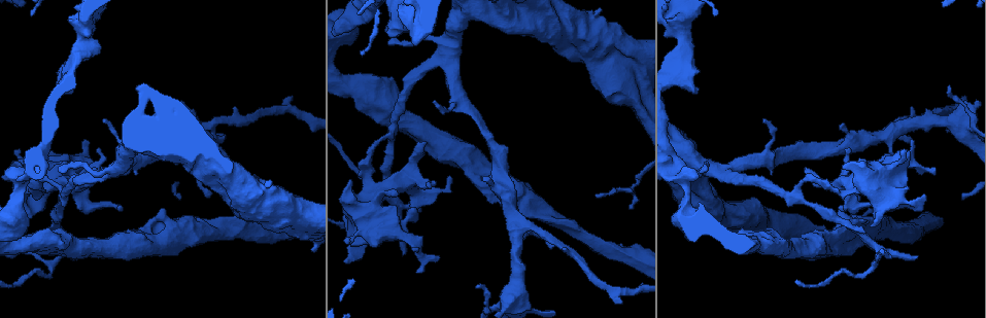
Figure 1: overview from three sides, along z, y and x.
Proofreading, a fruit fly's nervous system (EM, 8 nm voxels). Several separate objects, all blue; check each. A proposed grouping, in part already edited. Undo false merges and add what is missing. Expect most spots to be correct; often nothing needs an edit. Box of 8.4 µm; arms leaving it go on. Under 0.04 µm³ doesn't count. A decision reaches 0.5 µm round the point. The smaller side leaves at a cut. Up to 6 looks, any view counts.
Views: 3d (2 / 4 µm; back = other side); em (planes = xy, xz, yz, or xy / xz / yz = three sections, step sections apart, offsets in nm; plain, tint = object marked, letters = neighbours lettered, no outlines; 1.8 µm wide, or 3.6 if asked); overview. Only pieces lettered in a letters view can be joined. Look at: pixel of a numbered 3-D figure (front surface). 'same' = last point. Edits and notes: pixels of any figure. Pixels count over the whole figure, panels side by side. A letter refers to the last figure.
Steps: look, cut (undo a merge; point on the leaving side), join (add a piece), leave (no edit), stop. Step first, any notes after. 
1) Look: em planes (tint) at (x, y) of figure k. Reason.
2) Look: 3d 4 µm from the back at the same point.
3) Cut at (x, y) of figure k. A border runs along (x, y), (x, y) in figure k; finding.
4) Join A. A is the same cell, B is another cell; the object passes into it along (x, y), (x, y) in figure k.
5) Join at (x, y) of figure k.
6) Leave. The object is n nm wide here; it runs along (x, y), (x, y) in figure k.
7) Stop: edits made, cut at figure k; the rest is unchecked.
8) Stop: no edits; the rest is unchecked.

Look: em xy step 4 (tint) at (82, 45) of figure 1. Sudden change in width.

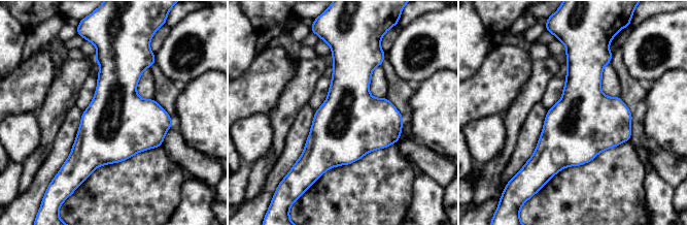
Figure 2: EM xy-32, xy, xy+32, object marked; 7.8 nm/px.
Look: em xy step 4 (letters) at the same point. What lies round it.

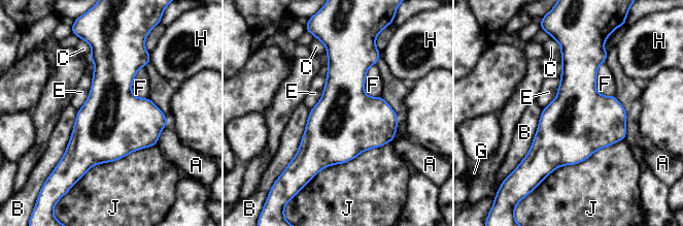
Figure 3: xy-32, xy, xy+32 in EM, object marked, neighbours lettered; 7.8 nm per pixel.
Leave. A, B, C, E, F, G, H and J are other cells; a border runs along (92, 75), (89, 96), (77, 110) in figure 3; one neuron here.

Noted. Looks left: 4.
Look: 3d 4 µm at (871, 226) of figure 1. Thick end.

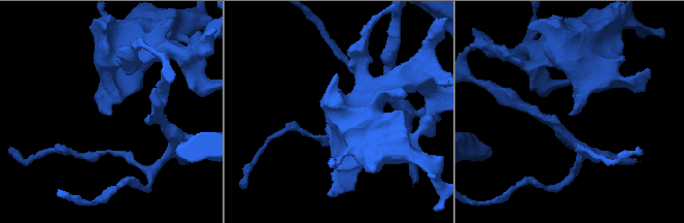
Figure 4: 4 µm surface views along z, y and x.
Look: em xz step 8 (letters) at (572, 113) of figure 4. Need the tissue.

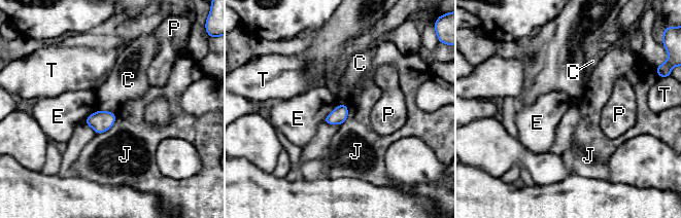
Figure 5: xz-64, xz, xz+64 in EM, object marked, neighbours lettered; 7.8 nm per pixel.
Leave. C, E, J, P and T are other cells; a border runs along (339, 105), (322, 122) in figure 5; no lettered piece goes on from it.

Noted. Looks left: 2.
Look: em 3.6 µm xz step 4 (letters) at (293, 207) of figure 1. Touches itself.

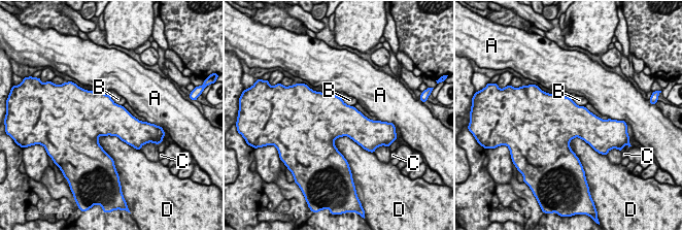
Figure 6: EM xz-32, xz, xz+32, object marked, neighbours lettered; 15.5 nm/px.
Leave. The object is 650 nm wide here; A, B, C and D are other cells; a border runs along (108, 95), (115, 103), (123, 106) in figure 6; continuous, no second neuron.

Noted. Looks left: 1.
Stop: no edits; the rest is unchecked.

